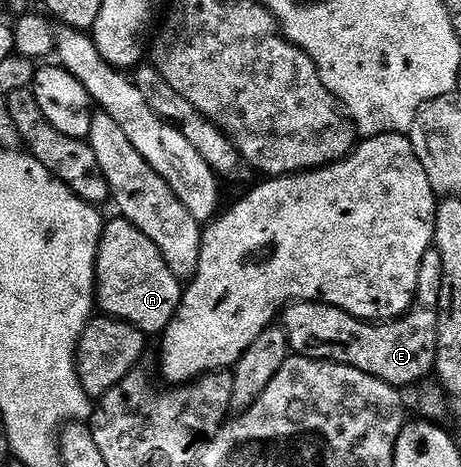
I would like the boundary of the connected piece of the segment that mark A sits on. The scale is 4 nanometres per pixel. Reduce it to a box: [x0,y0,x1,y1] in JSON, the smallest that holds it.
[94,220,184,335]

